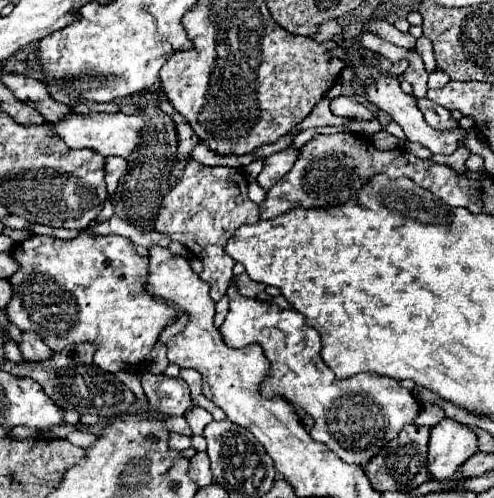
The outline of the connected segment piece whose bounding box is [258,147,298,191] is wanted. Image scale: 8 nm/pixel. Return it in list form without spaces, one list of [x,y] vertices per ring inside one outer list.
[[[290,147],[284,149],[284,151],[278,151],[278,153],[270,155],[270,157],[266,157],[264,159],[264,169],[258,175],[258,185],[264,191],[268,191],[274,183],[278,183],[284,177],[284,173],[288,173],[292,169],[296,157],[298,157],[298,151],[290,149]]]

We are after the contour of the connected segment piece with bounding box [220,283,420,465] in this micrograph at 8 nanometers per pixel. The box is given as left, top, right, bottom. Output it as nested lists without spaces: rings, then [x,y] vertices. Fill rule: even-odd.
[[[232,283],[228,287],[226,295],[230,297],[230,309],[220,327],[224,341],[230,347],[244,347],[250,343],[262,345],[264,355],[270,361],[270,377],[266,377],[262,381],[262,393],[266,397],[282,395],[292,405],[296,405],[296,407],[302,405],[302,409],[314,417],[314,427],[310,429],[312,439],[324,443],[342,461],[354,463],[354,465],[366,465],[366,461],[376,457],[382,447],[386,447],[394,437],[398,437],[398,433],[402,431],[404,425],[416,421],[416,417],[420,413],[420,403],[414,397],[414,393],[404,389],[398,381],[394,381],[390,377],[380,377],[374,373],[362,373],[362,375],[354,375],[348,379],[338,379],[320,357],[320,333],[306,323],[306,317],[302,317],[302,313],[298,313],[294,309],[284,311],[276,303],[264,303],[264,301],[258,301],[252,297],[242,297],[238,293],[236,283]]]

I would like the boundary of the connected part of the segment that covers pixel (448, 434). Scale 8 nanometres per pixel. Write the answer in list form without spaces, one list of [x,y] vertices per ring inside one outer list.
[[[446,417],[430,429],[428,469],[438,481],[450,479],[454,471],[476,451],[478,437],[472,429]]]

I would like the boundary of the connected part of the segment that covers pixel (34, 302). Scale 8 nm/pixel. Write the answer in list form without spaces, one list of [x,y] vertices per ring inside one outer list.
[[[82,231],[78,237],[64,241],[48,235],[32,235],[16,245],[12,255],[20,263],[20,269],[10,277],[14,297],[10,305],[6,305],[6,313],[10,313],[10,321],[18,325],[20,331],[38,333],[38,337],[42,337],[42,341],[56,353],[72,343],[94,341],[98,343],[94,359],[100,369],[106,369],[110,373],[138,371],[140,367],[144,367],[146,357],[154,349],[162,329],[178,319],[174,307],[146,293],[148,257],[138,255],[132,247],[132,241],[126,237],[102,237]]]

